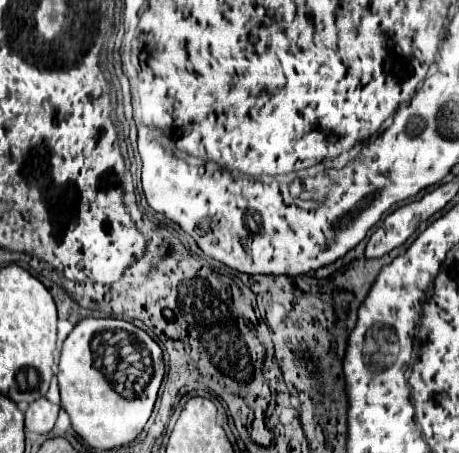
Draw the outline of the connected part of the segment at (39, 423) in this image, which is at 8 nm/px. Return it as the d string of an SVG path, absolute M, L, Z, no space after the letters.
M39 398L31 402L25 412L25 428L37 434L47 434L57 420L57 412L59 404L53 404L47 398Z

